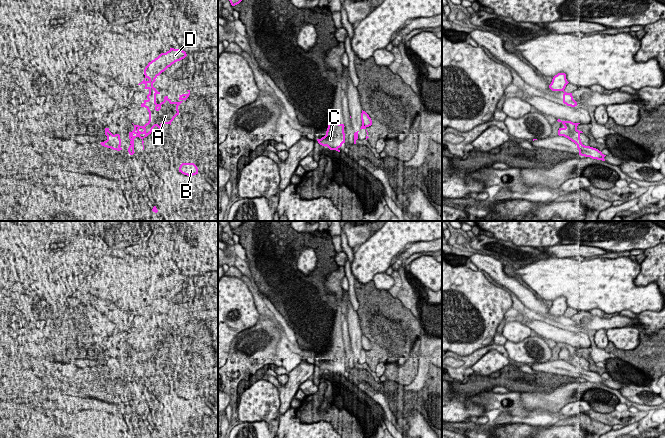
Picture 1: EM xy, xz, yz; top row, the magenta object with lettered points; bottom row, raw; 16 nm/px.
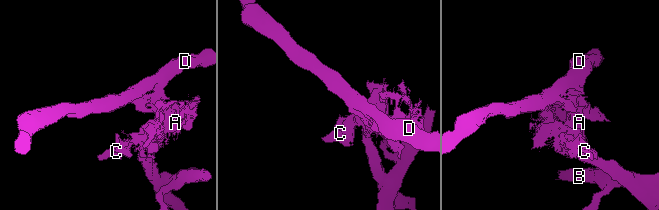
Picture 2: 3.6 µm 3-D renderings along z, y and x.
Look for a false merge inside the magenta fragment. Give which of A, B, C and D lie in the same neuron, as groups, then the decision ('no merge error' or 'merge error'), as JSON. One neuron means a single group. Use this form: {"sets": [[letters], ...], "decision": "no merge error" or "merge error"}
{"sets": [["A", "C", "D"], ["B"]], "decision": "merge error"}

